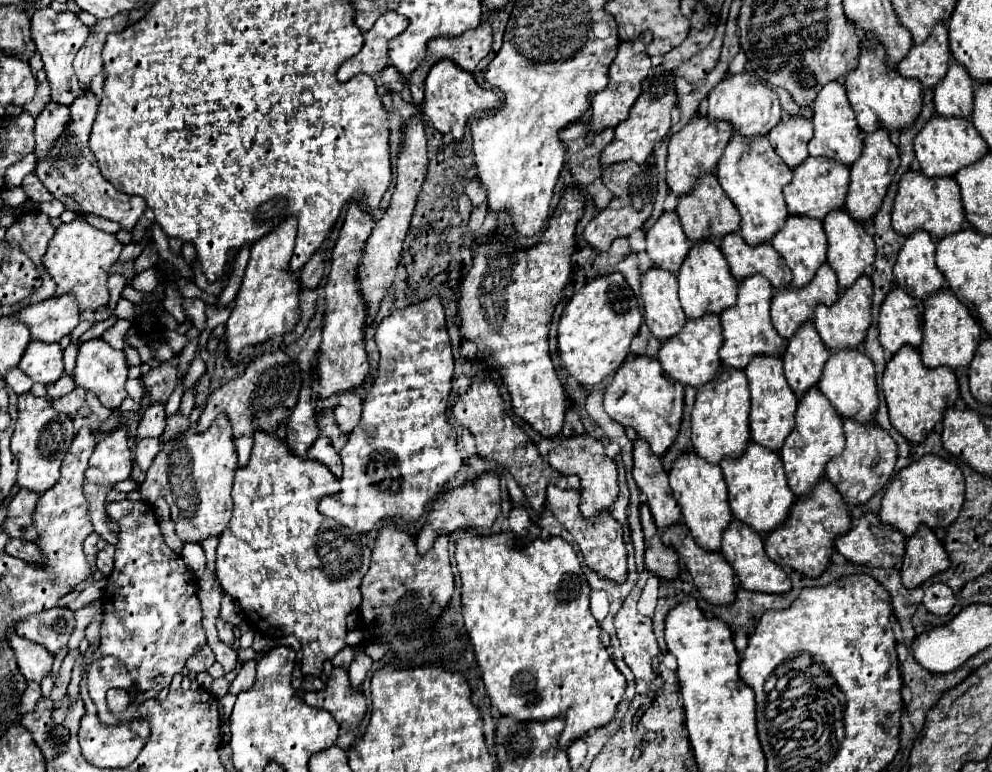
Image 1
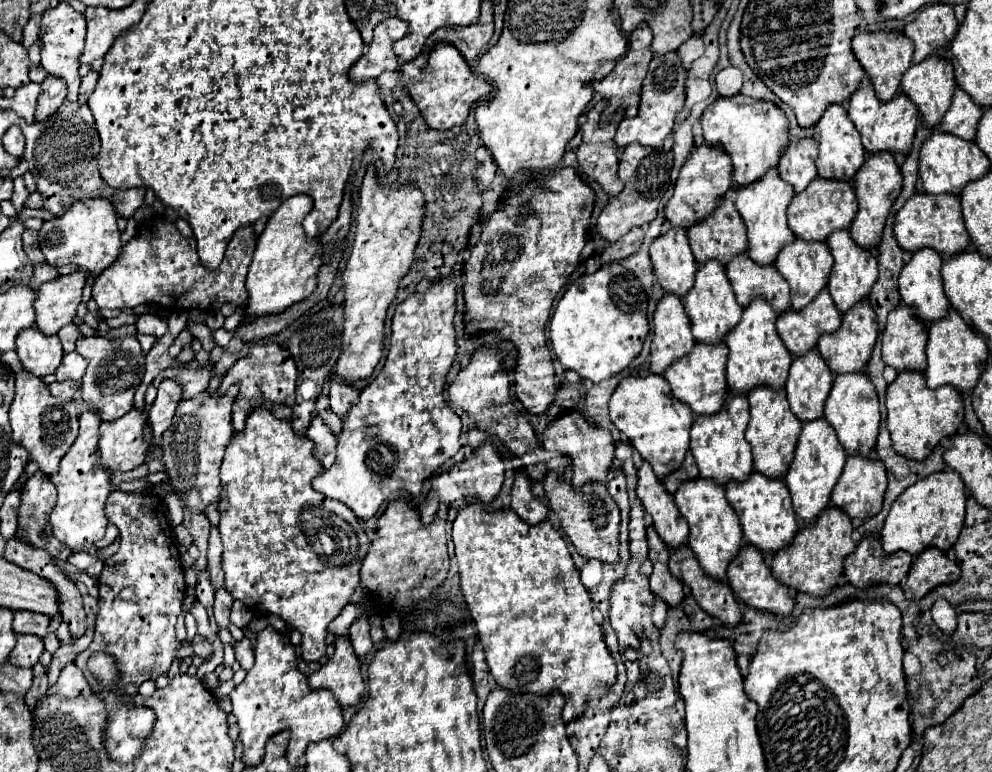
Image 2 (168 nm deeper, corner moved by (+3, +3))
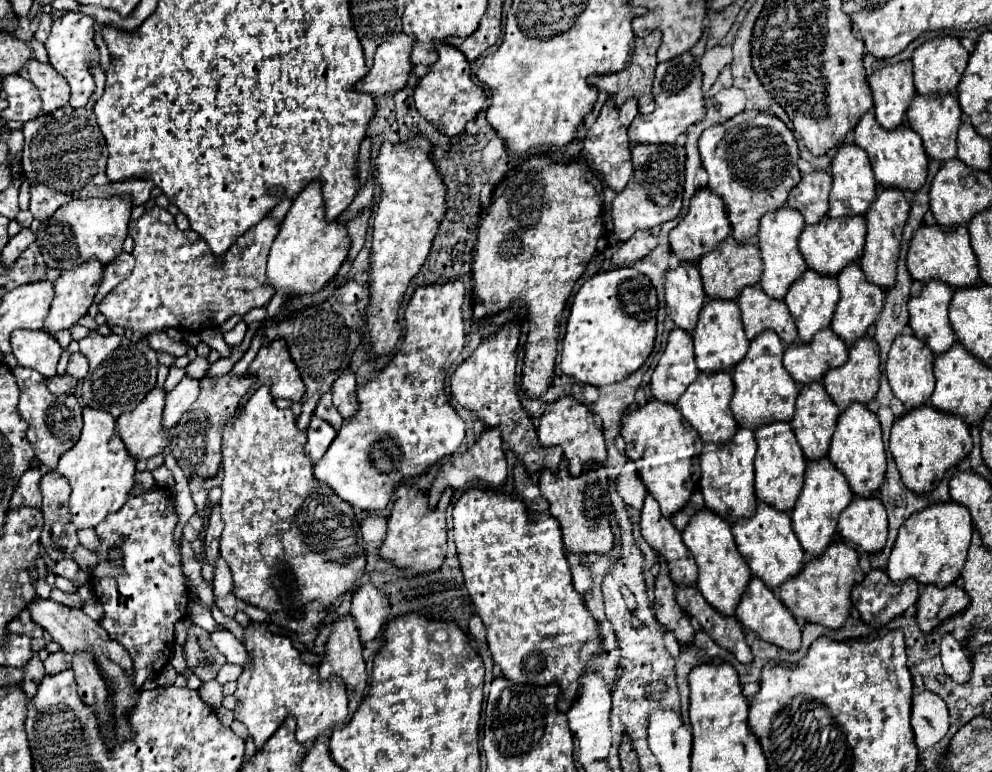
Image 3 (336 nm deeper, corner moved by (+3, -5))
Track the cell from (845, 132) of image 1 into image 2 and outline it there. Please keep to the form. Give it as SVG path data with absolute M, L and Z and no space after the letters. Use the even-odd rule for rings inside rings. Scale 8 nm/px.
M832 106L828 108L828 112L820 118L820 124L816 124L816 130L820 132L818 144L820 144L820 156L818 156L818 174L826 180L844 180L844 182L852 182L856 172L860 170L860 166L866 160L866 152L860 140L860 134L856 132L856 126L852 124L852 120L848 118L846 110L842 106Z

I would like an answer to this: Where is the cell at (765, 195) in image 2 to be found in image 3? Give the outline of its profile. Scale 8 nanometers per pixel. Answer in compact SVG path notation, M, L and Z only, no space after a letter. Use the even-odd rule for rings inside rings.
M786 204L776 212L768 212L762 216L760 228L758 228L758 246L762 254L760 286L768 296L784 298L784 294L790 288L788 284L792 284L806 270L806 262L798 250L798 236L804 224L806 224L804 216L800 216L800 212L796 212L794 208L788 208Z

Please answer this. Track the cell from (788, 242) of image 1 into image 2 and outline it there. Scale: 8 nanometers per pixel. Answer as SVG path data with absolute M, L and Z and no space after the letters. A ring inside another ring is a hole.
M794 240L792 244L784 246L778 260L776 260L776 270L784 276L784 280L790 284L790 294L792 294L792 308L798 312L804 306L808 306L826 286L832 274L834 258L828 252L826 244L820 242L806 242L806 240Z

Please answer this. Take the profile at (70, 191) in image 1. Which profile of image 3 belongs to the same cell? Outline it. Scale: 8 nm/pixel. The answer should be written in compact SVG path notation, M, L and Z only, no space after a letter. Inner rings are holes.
M98 68L92 70L96 90L90 96L88 104L82 108L62 106L50 114L42 114L32 122L24 122L24 176L30 182L30 212L38 222L48 220L60 206L82 200L90 196L110 198L120 194L130 194L132 204L138 206L140 198L134 196L136 186L112 184L106 178L106 142L96 124L92 106L104 90L104 72Z

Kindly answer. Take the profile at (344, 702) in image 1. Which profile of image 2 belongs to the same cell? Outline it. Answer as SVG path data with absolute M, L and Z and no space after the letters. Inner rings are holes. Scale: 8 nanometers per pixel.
M336 636L334 656L314 674L308 676L310 688L328 688L342 708L358 706L366 696L366 686L360 674L360 662L348 636Z

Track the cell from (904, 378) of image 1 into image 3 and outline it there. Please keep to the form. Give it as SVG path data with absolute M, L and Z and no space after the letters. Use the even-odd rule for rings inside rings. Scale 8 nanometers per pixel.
M918 406L906 410L892 424L890 432L890 452L900 470L902 482L914 492L930 492L940 482L942 474L952 468L960 458L968 456L972 450L972 436L968 424L948 412L936 410L932 406Z

